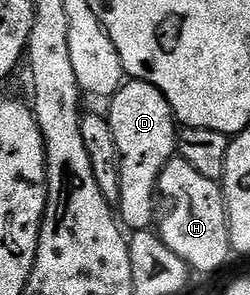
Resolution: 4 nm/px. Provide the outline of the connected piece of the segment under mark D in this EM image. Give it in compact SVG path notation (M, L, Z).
M126 80L108 105L107 120L115 139L119 174L119 199L115 209L126 230L145 231L152 226L149 224L153 221L153 196L156 198L159 193L159 175L177 152L179 122L167 99L151 87L151 83Z

